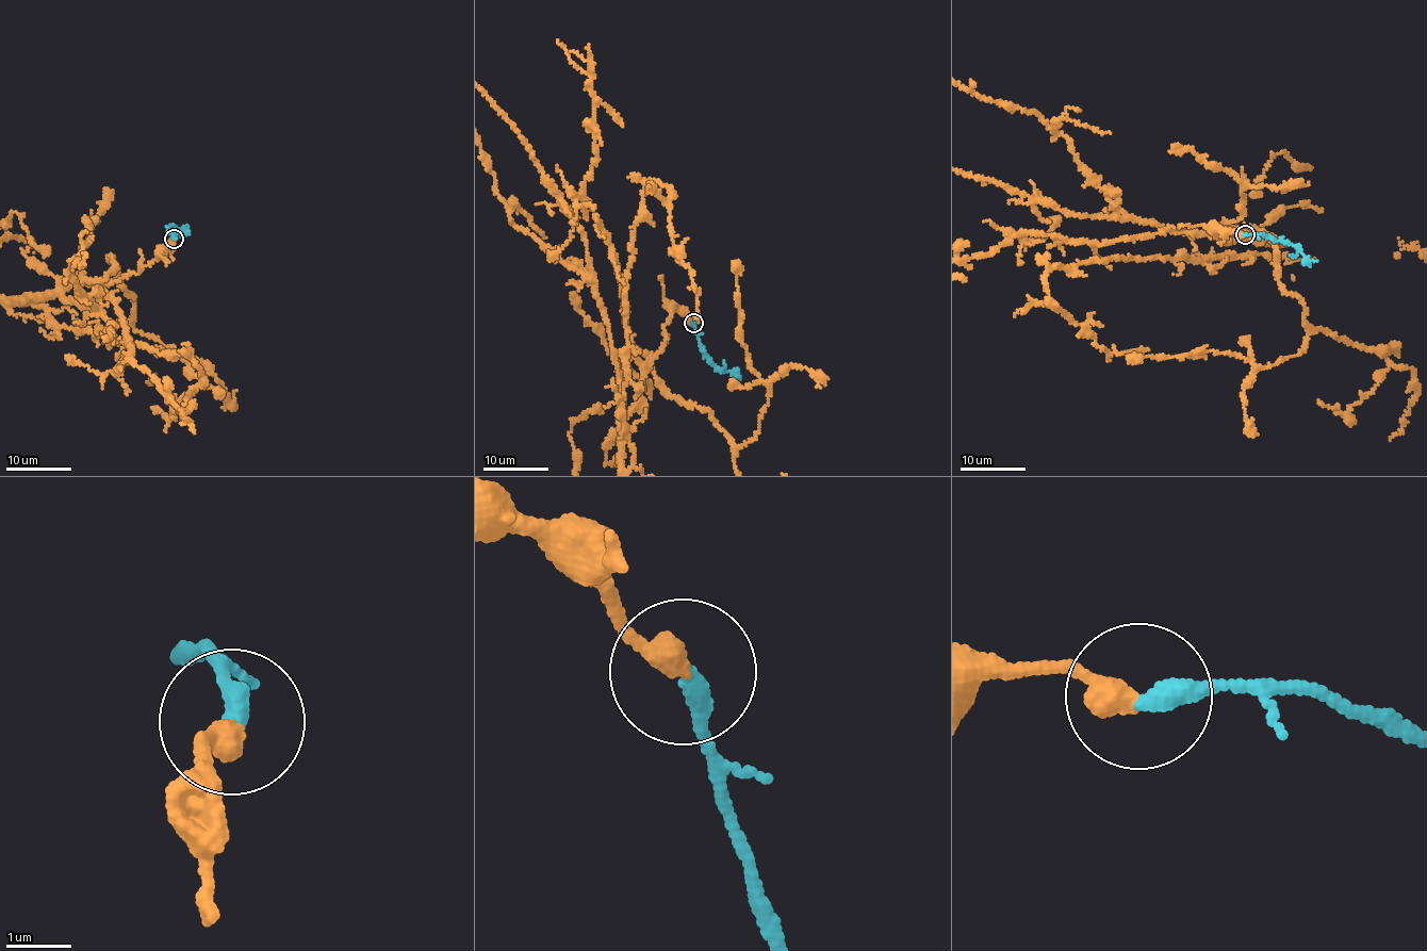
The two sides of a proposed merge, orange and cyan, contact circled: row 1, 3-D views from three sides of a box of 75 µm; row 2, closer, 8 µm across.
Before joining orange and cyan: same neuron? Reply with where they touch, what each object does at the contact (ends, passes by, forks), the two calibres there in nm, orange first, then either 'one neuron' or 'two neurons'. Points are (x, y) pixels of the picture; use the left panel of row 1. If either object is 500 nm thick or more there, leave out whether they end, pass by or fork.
(174, 239) | orange ends | cyan ends | 380/320 nm | one neuron

